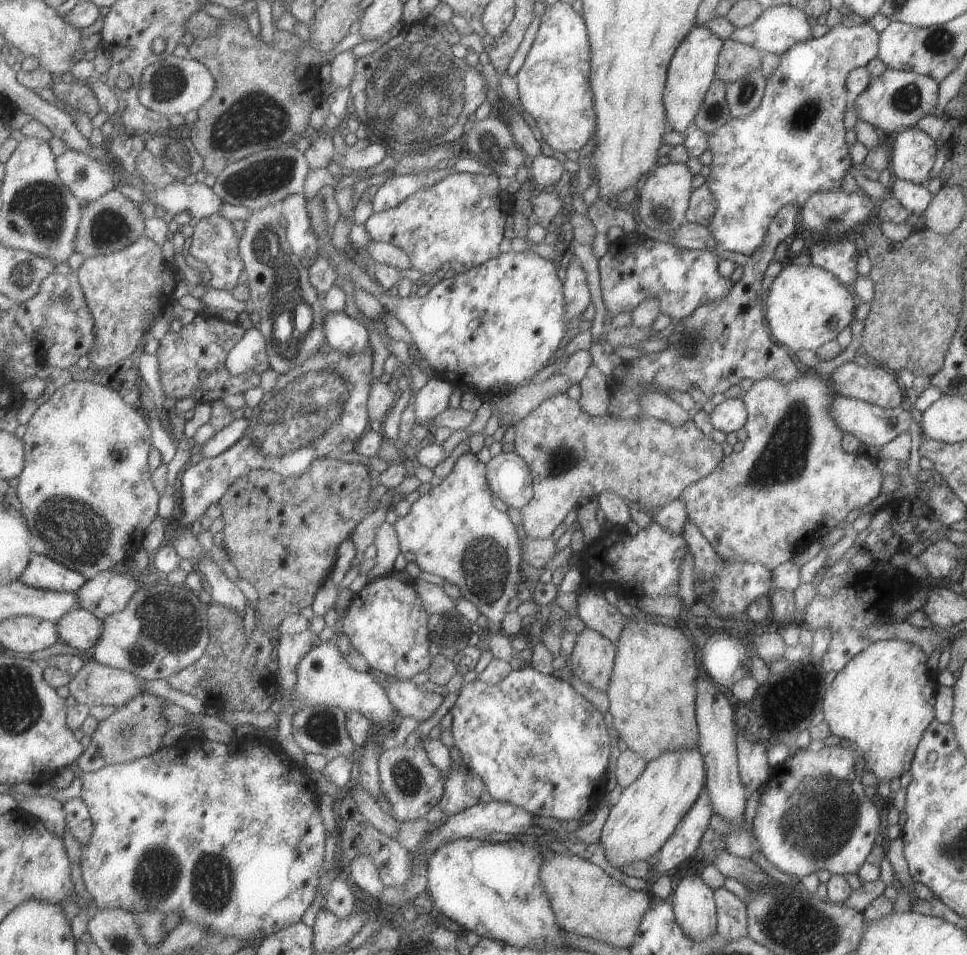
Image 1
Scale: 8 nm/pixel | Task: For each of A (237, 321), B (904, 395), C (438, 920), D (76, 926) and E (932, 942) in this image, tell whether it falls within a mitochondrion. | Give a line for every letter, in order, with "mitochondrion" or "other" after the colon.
A: other
B: other
C: other
D: other
E: other

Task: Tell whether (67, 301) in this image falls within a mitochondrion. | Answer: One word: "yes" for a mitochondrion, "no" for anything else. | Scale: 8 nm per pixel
yes

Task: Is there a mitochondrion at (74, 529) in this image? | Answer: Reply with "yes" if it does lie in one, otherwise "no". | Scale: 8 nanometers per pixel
yes

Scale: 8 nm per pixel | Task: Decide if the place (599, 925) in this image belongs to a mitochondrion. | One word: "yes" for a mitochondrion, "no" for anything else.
no

